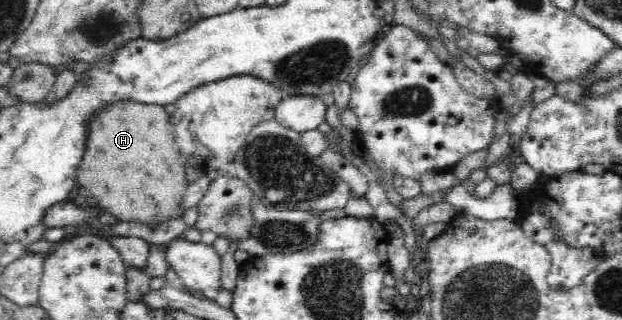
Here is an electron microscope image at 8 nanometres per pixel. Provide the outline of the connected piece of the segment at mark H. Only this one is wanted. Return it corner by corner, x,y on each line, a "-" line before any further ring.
119,100
105,104
87,117
87,136
79,166
75,168
78,190
96,199
101,209
111,213
121,222
141,221
159,226
172,216
181,216
176,206
189,185
186,173
177,156
172,133
167,128
169,114
159,105
149,105
133,100

